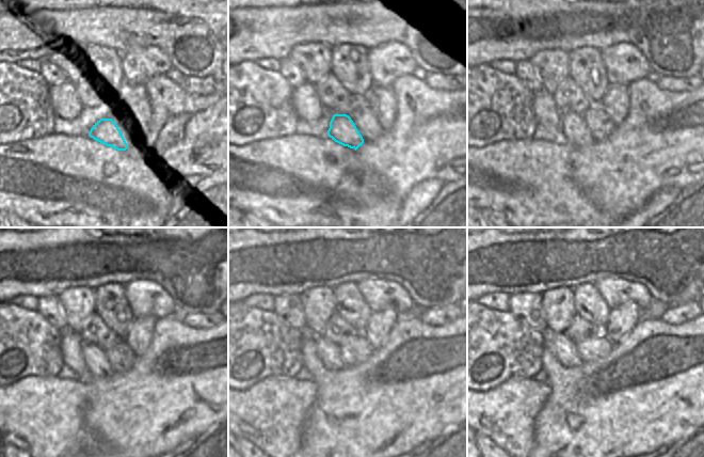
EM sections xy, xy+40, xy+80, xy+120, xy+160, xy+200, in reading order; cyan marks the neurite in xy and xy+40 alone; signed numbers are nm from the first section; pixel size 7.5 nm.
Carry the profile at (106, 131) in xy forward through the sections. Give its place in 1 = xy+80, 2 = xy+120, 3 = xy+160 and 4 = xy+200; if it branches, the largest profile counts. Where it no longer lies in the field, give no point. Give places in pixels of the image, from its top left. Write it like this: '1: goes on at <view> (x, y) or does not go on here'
1: goes on at xy+80 (575, 128)
2: goes on at xy+120 (95, 359)
3: goes on at xy+160 (328, 351)
4: goes on at xy+200 (564, 350)

